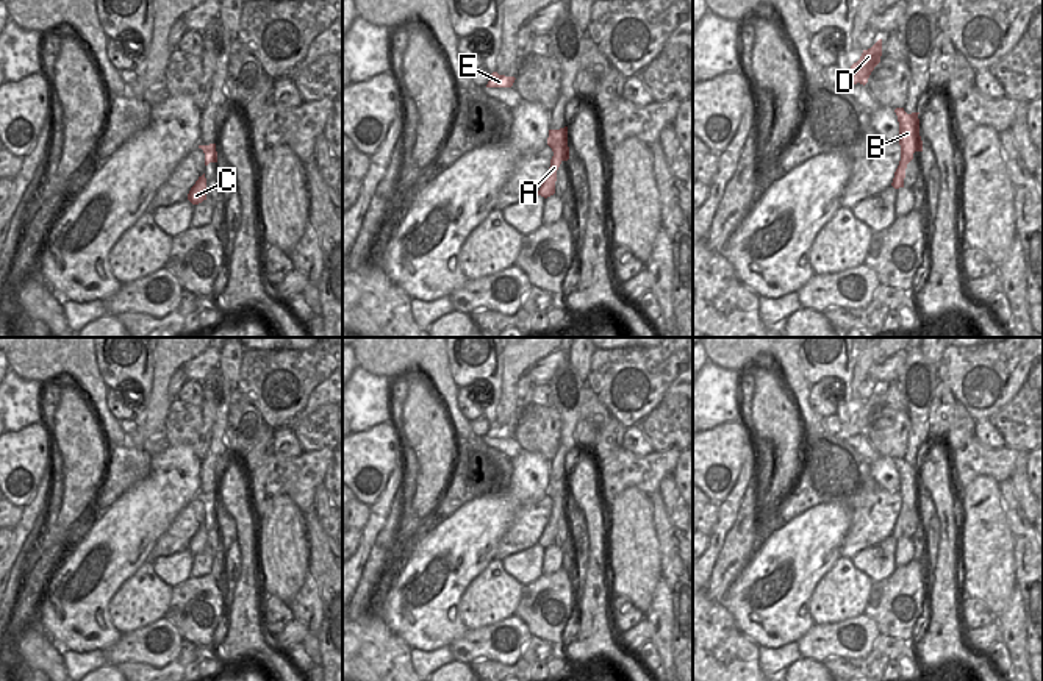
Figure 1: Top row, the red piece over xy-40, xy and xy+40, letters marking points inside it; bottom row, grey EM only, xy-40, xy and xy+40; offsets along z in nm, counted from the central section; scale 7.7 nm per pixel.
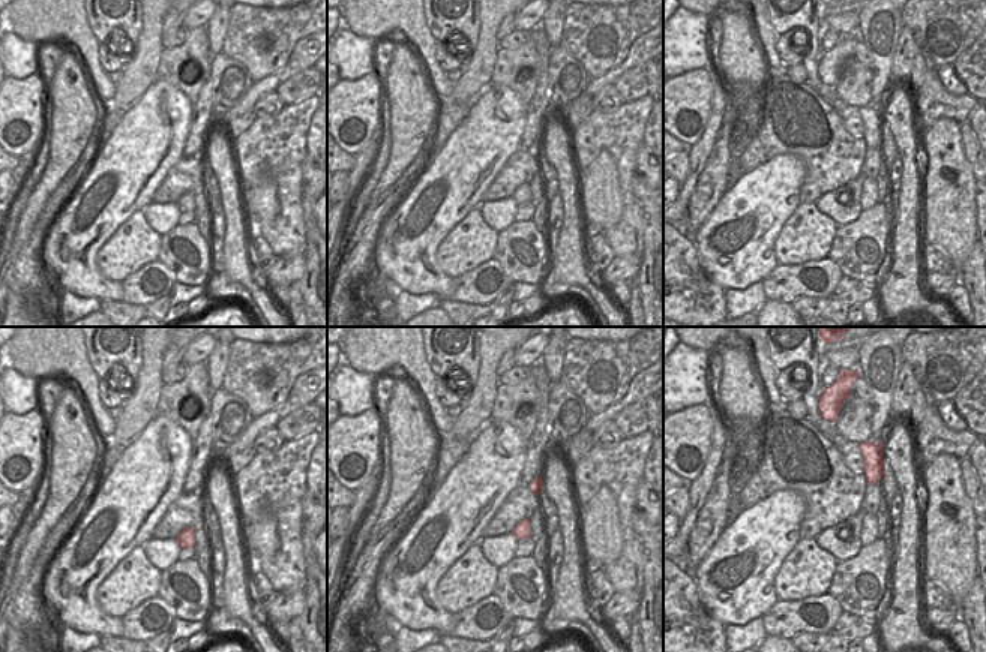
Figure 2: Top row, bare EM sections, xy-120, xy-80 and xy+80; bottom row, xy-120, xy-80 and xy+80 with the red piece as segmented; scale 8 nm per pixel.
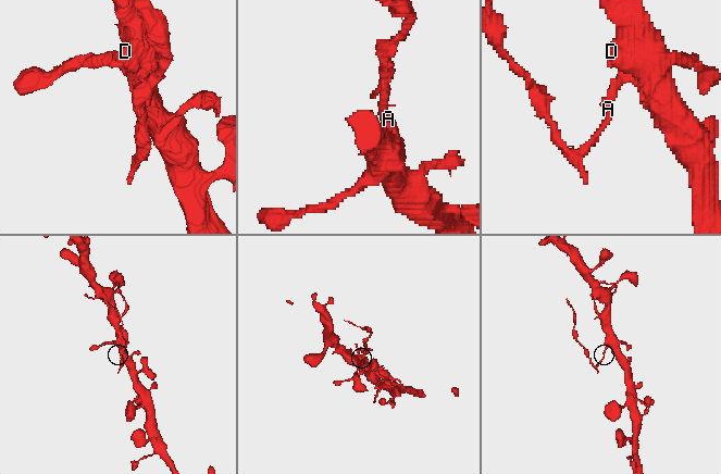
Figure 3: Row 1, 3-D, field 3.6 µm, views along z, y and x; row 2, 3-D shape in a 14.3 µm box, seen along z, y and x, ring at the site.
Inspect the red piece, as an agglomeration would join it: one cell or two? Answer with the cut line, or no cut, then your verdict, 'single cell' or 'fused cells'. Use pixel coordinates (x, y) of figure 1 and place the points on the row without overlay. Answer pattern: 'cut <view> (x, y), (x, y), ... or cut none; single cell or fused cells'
cut xy (549, 495), (557, 495), (560, 503), (568, 508); fused cells

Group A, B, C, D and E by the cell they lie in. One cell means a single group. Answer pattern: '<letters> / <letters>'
A C / B D E

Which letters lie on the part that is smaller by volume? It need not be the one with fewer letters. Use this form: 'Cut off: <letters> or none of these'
Cut off: A, C

